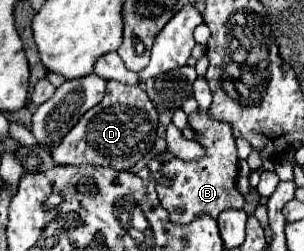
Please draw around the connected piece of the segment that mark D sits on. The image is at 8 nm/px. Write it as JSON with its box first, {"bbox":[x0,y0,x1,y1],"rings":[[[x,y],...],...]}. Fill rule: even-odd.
{"bbox":[52,81,158,171],"rings":[[[108,81],[104,99],[80,117],[80,121],[68,131],[66,139],[52,151],[52,159],[58,165],[102,165],[118,171],[134,167],[156,141],[158,113],[142,87],[126,87],[122,83]]]}

